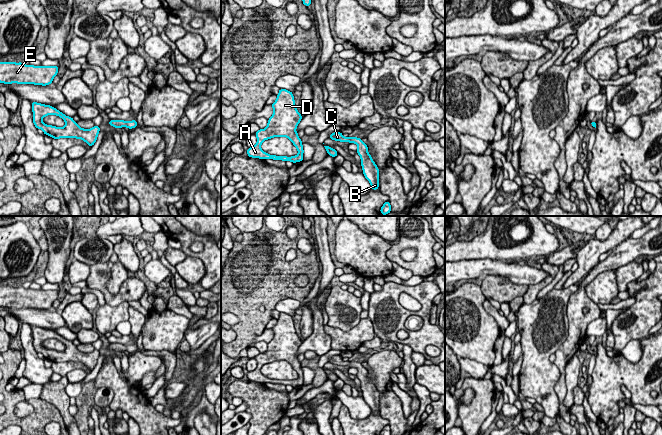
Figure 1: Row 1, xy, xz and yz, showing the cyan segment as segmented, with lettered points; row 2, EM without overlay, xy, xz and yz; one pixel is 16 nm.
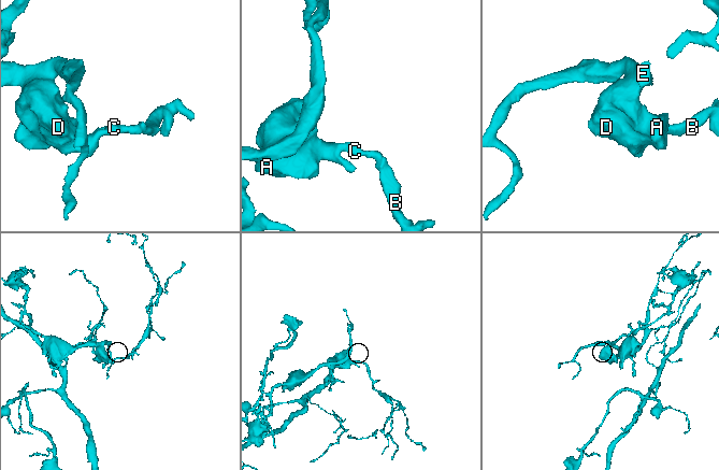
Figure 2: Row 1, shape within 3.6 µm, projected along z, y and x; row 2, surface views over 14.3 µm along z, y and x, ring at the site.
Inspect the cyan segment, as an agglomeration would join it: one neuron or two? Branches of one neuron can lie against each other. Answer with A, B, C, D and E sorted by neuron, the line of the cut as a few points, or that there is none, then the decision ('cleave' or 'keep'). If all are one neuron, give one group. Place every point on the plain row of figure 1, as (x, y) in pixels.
A B C D E; no cut; keep

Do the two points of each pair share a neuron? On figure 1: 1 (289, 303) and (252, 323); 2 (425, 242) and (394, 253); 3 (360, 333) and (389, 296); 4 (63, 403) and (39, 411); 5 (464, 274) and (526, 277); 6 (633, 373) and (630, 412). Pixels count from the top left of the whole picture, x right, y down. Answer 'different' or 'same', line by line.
1: different
2: same
3: different
4: different
5: same
6: different

